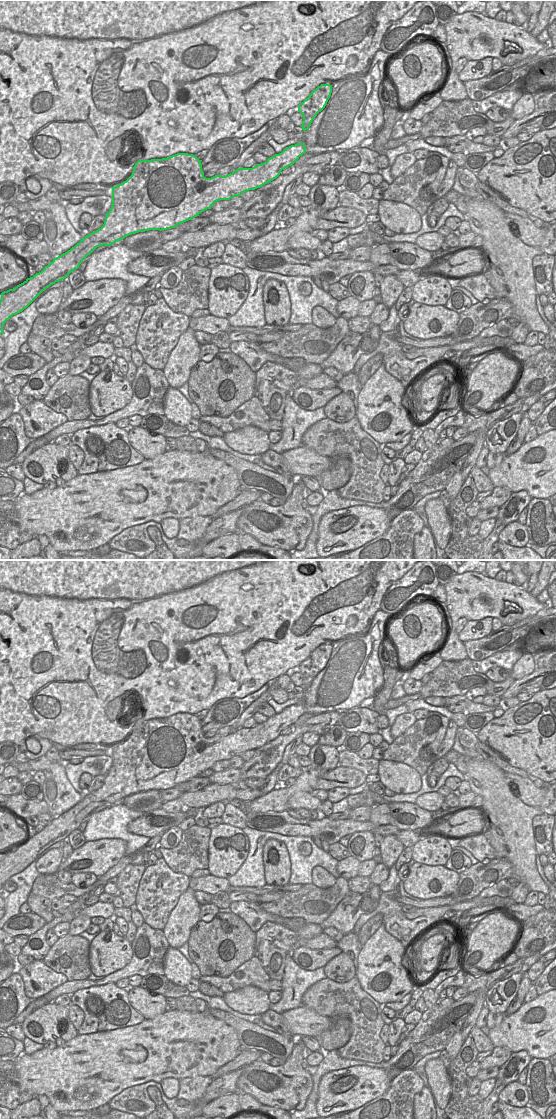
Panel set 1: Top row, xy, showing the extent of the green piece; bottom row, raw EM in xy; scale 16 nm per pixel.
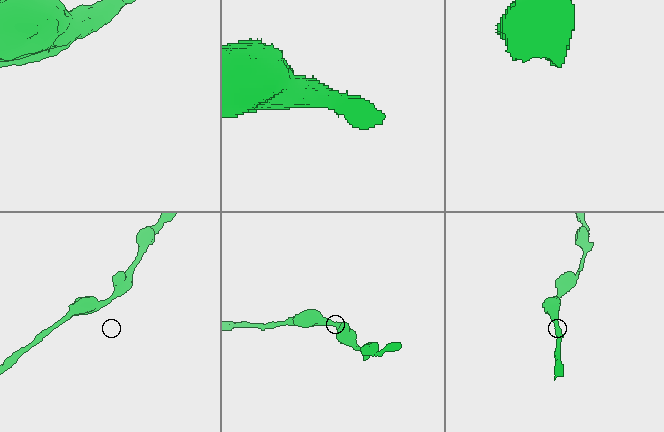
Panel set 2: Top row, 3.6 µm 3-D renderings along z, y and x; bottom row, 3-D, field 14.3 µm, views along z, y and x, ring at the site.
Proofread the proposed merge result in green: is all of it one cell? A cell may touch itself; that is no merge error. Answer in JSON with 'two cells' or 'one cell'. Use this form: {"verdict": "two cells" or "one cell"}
{"verdict": "one cell"}

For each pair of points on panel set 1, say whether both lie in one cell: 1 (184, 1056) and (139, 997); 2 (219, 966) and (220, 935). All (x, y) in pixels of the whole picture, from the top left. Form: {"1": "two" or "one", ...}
{"1": "two", "2": "one"}

